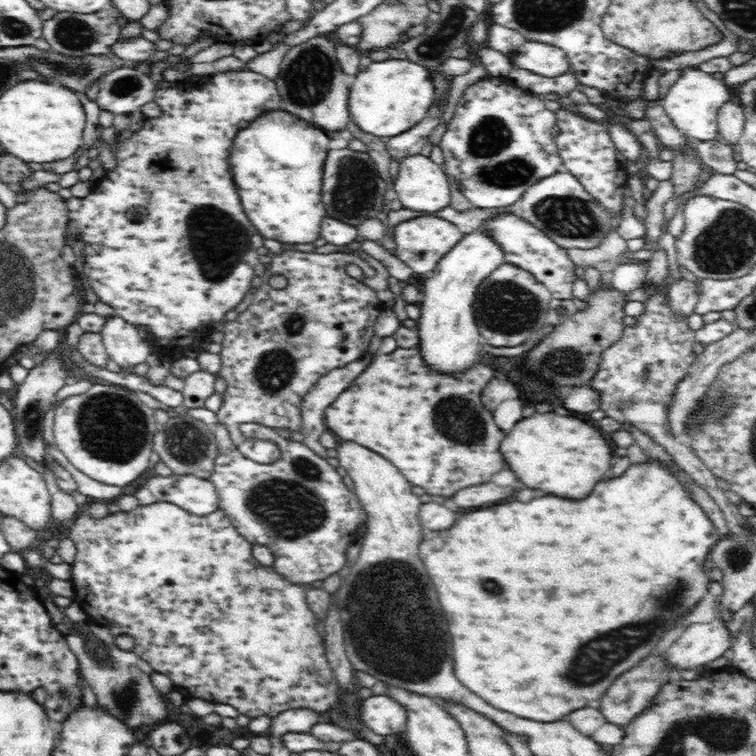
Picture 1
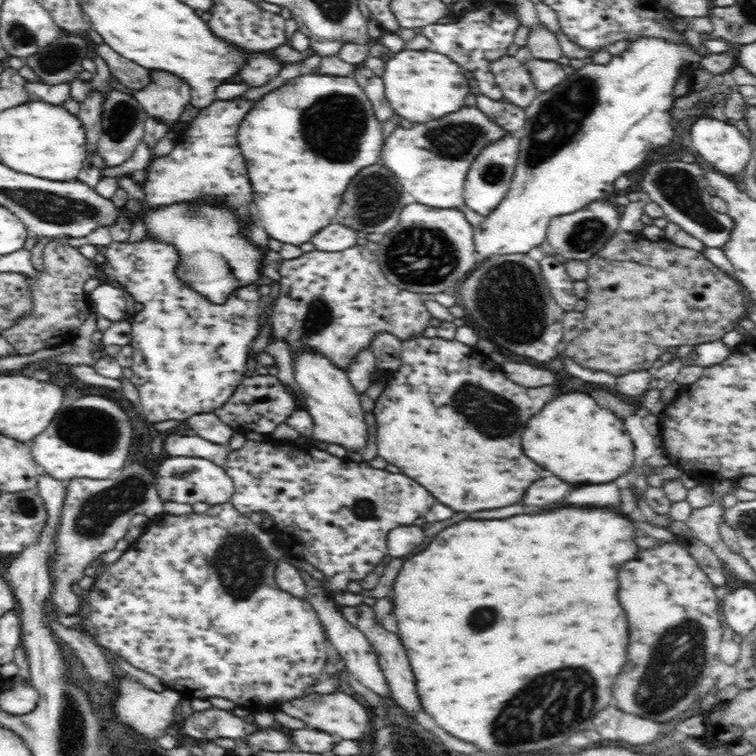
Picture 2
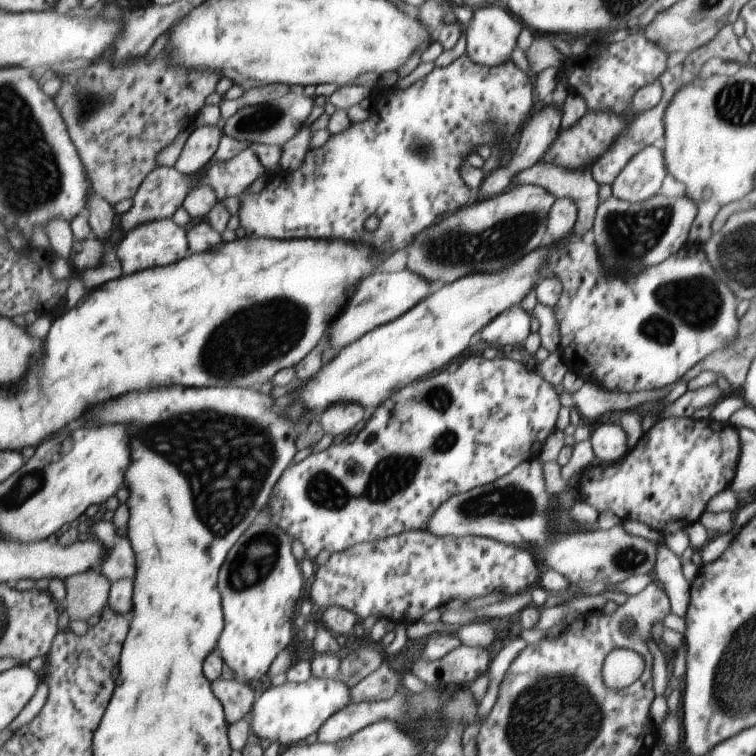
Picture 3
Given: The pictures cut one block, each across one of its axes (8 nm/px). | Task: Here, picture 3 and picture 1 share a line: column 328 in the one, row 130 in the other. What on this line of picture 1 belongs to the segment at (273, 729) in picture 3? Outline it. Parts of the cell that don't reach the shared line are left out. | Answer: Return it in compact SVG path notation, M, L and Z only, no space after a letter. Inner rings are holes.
M697 67L684 68L680 70L680 77L669 88L666 96L660 99L660 106L684 137L693 138L696 142L719 140L717 121L719 108L731 98L733 98L733 90L728 88L723 80L716 80Z

